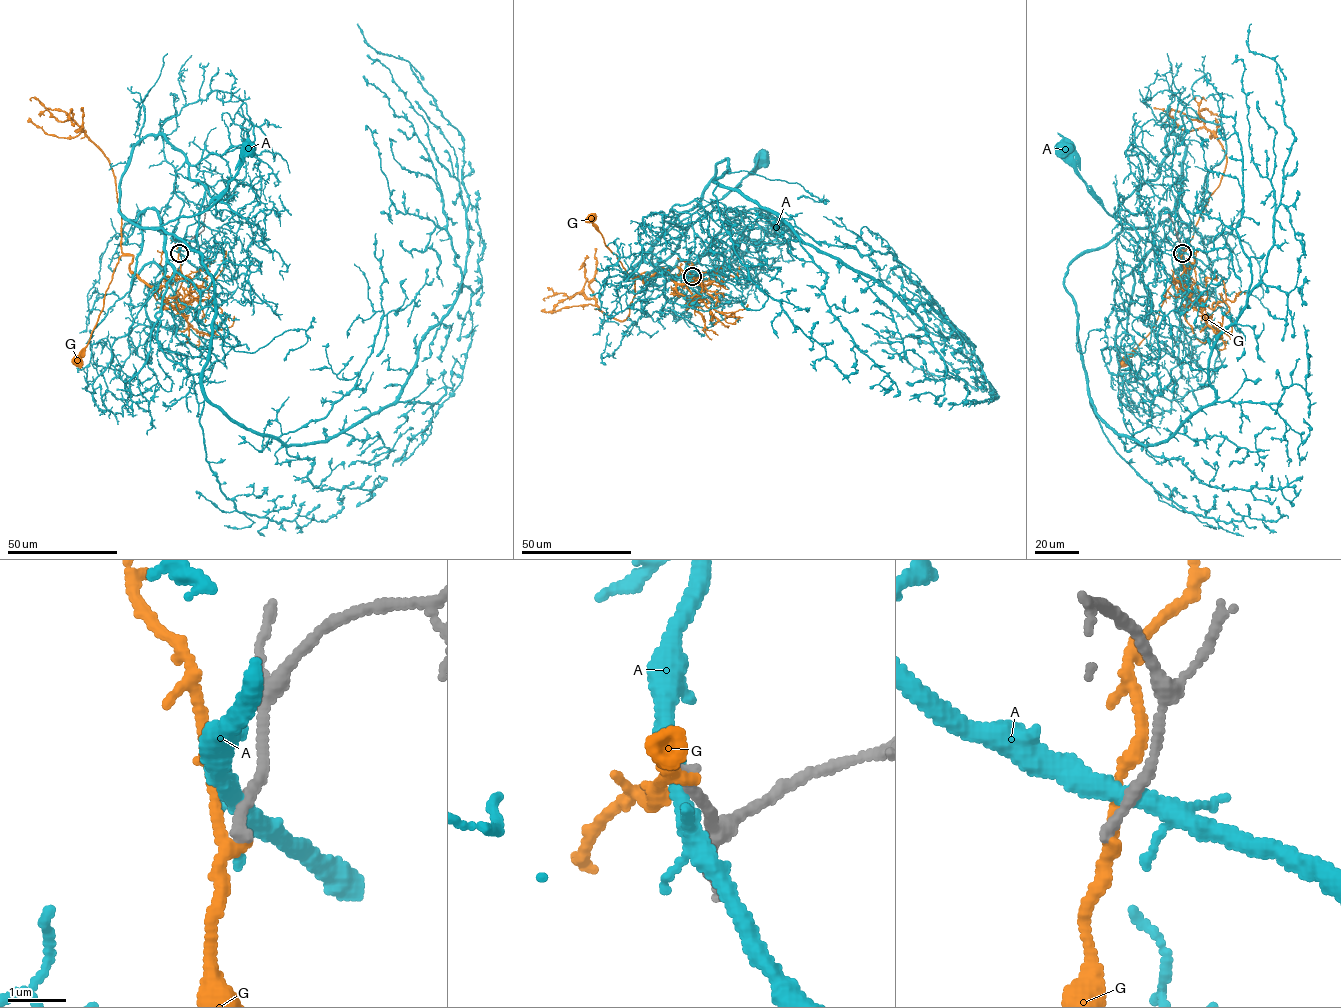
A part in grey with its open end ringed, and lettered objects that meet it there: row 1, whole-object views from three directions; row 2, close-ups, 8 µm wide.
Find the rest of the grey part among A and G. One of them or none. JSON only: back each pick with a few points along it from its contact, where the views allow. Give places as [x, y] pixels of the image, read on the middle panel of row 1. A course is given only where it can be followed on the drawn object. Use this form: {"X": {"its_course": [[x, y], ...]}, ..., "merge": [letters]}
{"merge": []}

